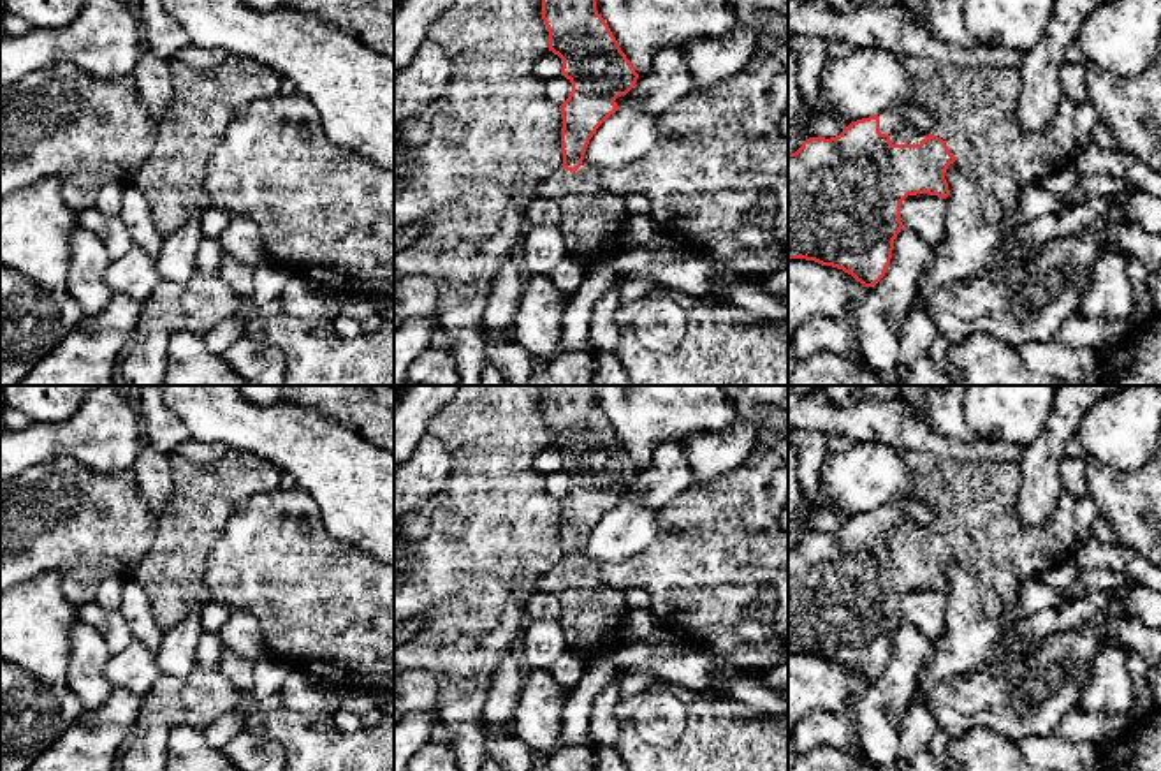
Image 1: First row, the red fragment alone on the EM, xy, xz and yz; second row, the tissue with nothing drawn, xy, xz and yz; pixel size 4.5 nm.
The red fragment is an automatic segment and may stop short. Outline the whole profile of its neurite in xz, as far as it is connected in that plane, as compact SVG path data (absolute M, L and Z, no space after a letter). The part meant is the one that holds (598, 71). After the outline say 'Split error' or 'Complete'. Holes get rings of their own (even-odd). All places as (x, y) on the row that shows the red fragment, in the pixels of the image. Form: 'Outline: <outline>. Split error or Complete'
Outline: M542 0L542 19L549 51L561 58L572 92L559 106L563 164L538 183L537 197L559 206L566 255L588 271L624 241L607 227L628 222L630 215L624 197L602 187L602 171L582 164L584 153L596 128L624 104L639 74L598 14L596 0Z. Split error

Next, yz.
Outline: M902 55L899 62L916 83L906 102L894 104L876 116L851 121L836 137L809 137L795 153L788 153L788 259L814 261L851 275L864 287L876 285L887 273L894 239L902 229L901 204L908 195L950 195L945 173L955 160L976 185L983 217L997 224L1017 208L1019 192L1038 183L1050 173L1061 171L1077 148L1075 107L1064 102L1045 132L1029 132L1020 125L1017 100L1020 93L1019 67L955 67L939 63L925 55ZM904 106L918 106L936 116L929 136L911 127L901 114Z. Split error

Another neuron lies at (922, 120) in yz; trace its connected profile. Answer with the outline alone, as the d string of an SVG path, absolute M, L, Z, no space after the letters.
M904 106L901 114L911 127L915 127L925 136L929 136L934 128L936 116L918 106Z

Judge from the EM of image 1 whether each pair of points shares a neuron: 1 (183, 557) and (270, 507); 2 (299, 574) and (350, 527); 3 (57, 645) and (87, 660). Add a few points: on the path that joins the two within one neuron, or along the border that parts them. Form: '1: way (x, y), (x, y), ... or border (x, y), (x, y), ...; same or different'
1: border (245, 506), (226, 523), (208, 557), (203, 576); different
2: border (313, 502), (335, 537), (373, 557); different
3: border (78, 620), (71, 632), (65, 682); different

